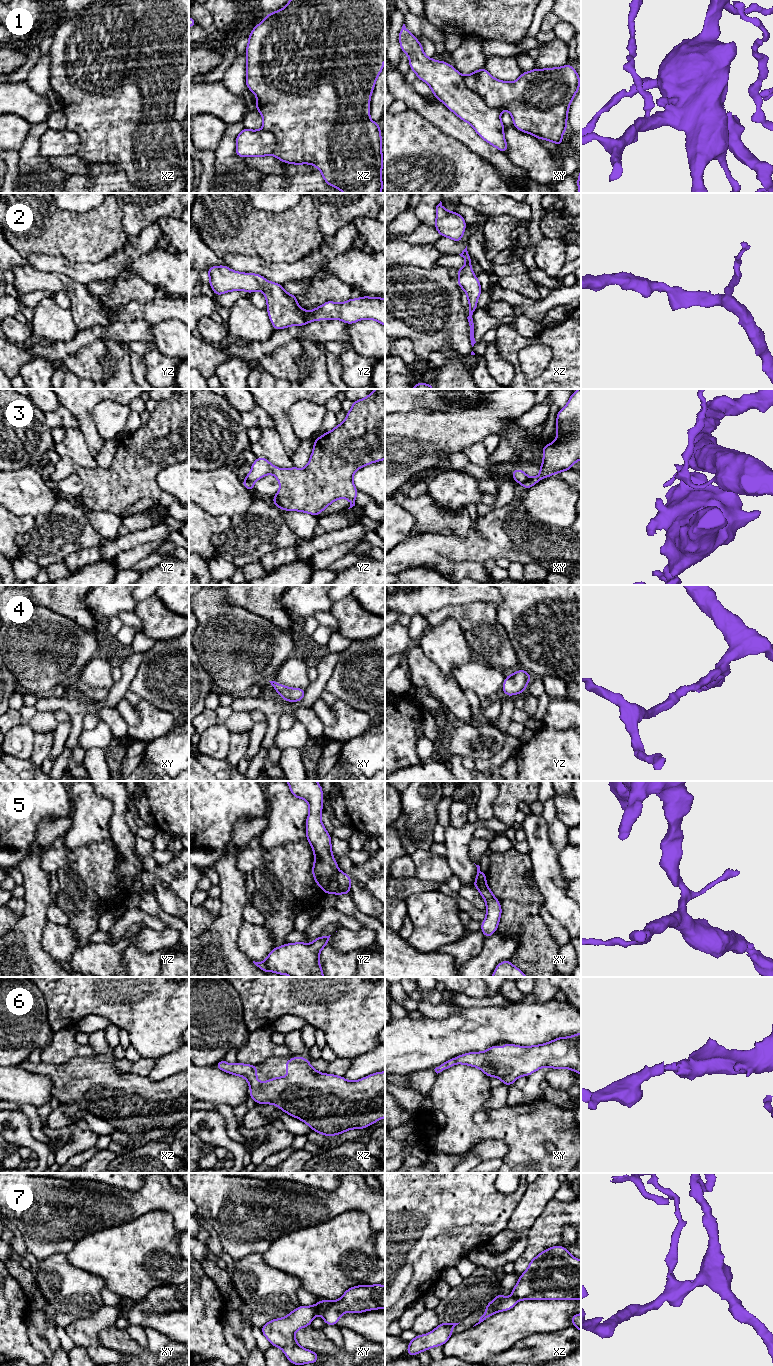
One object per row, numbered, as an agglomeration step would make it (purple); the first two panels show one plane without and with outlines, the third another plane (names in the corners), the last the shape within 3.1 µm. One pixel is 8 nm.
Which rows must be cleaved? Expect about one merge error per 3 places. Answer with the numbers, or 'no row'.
1, 3, 5, 7

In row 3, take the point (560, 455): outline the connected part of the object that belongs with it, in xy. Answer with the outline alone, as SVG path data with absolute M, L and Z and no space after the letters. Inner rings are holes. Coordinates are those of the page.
M581 389L572 392L566 406L558 411L556 435L558 438L554 442L542 448L543 463L540 465L540 474L522 483L523 488L528 489L546 477L572 469L574 463L581 460Z

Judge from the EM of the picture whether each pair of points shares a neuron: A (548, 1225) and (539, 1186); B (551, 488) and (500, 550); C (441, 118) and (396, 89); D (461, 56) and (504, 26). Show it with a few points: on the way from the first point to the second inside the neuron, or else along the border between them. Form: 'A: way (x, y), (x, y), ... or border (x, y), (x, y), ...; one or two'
A: border (553, 1197), (531, 1228); two
B: border (519, 502), (531, 515), (550, 526); two
C: way (430, 109), (415, 102), (407, 94); one
D: border (464, 37), (478, 37), (482, 41); two

